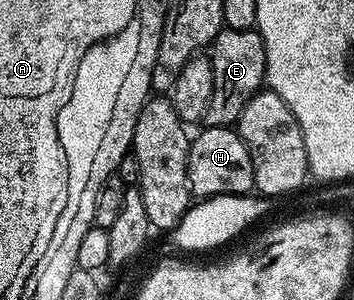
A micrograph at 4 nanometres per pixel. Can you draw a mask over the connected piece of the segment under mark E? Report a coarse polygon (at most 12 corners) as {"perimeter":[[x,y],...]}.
{"perimeter":[[222,30],[210,48],[204,127],[232,127],[265,86],[259,31]]}

